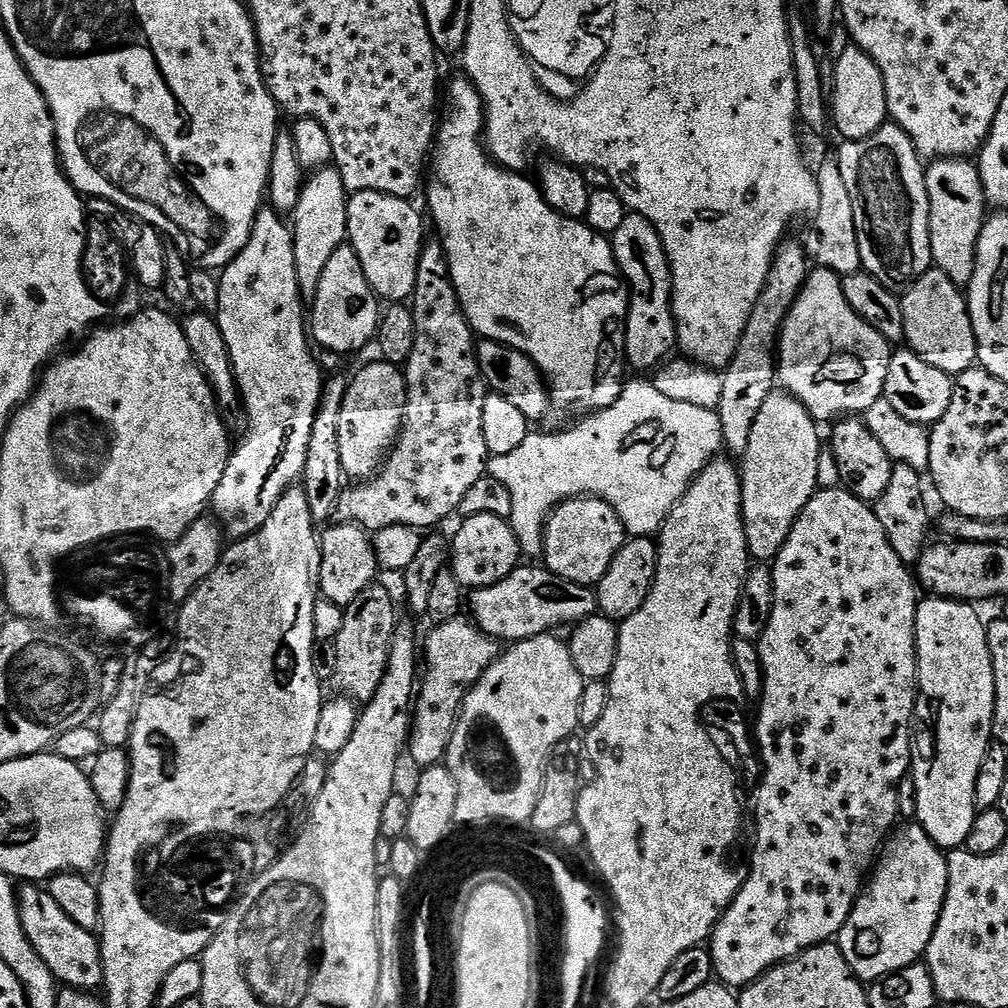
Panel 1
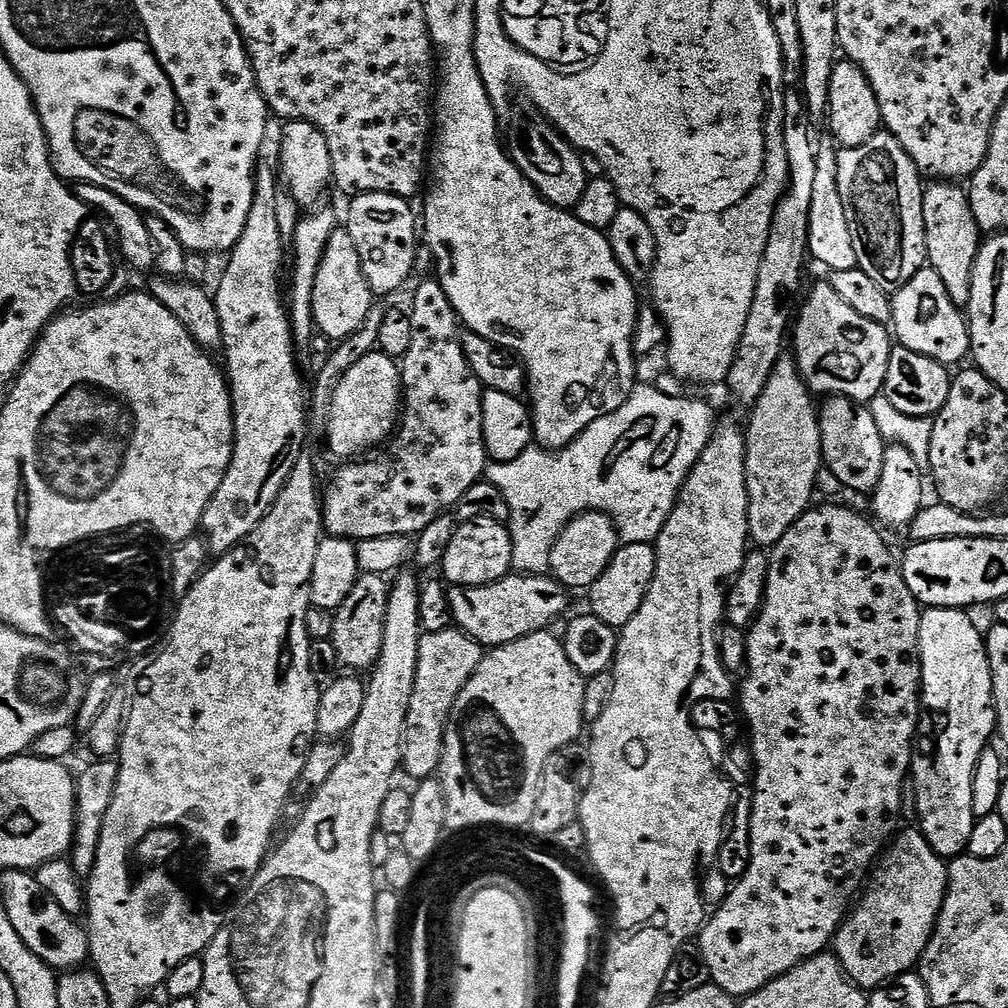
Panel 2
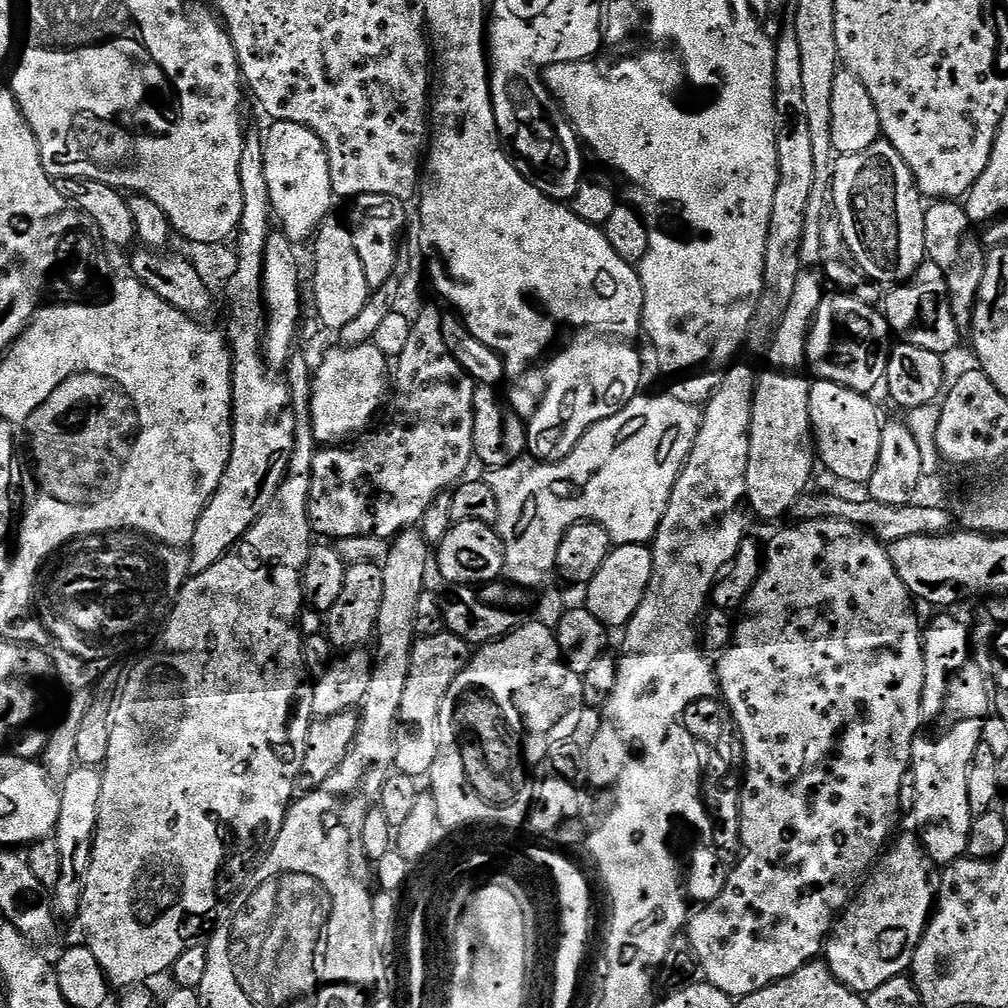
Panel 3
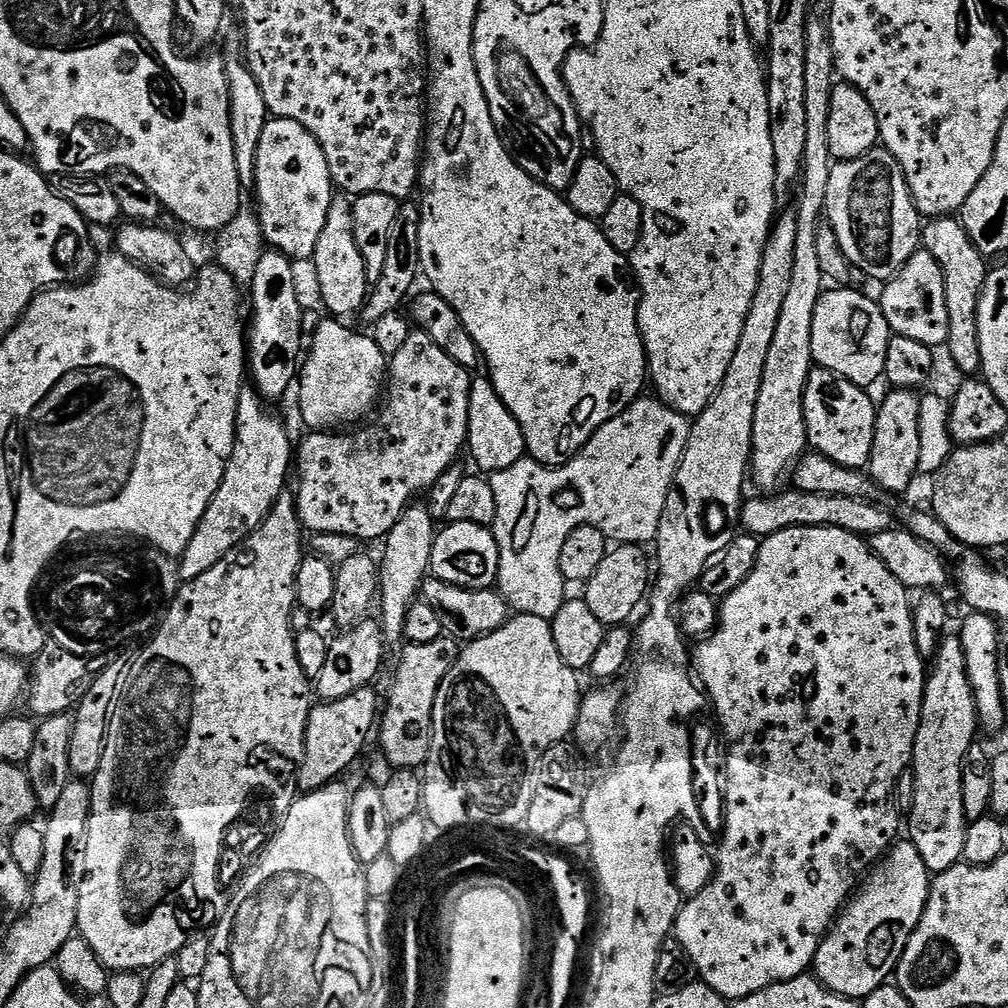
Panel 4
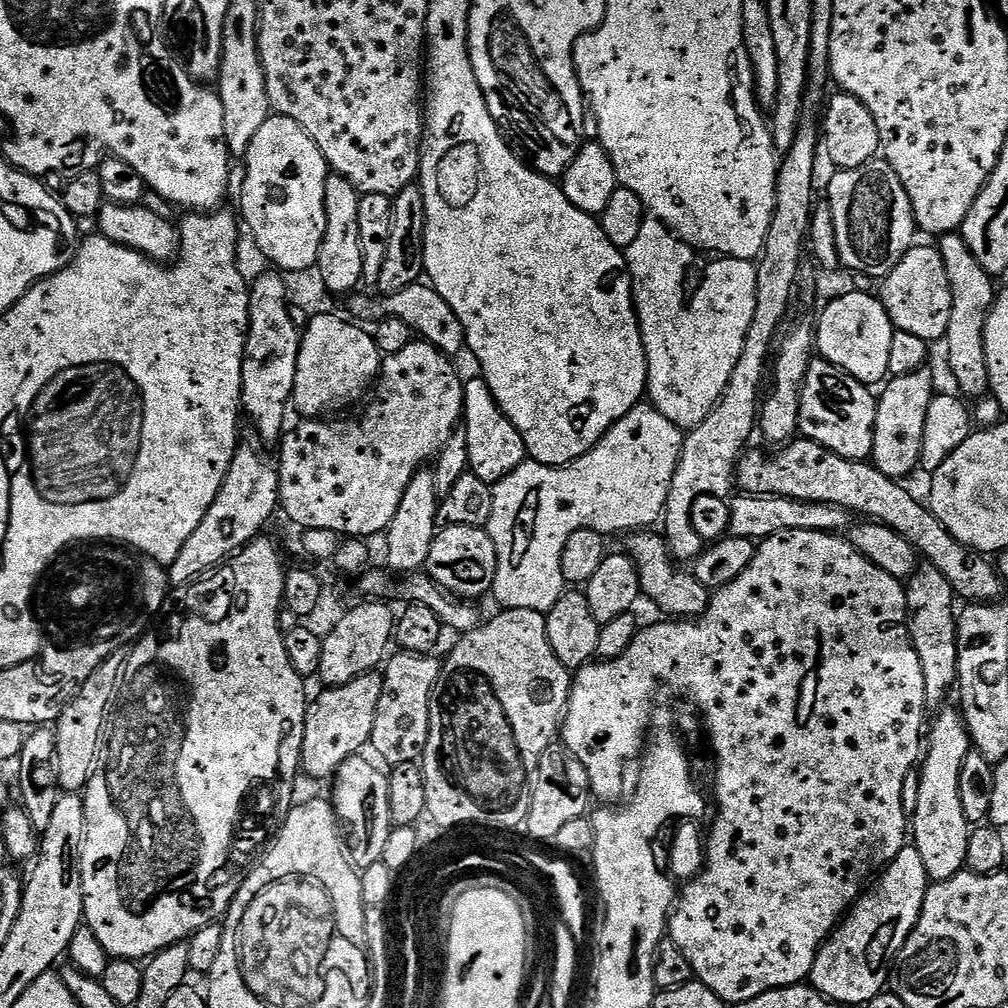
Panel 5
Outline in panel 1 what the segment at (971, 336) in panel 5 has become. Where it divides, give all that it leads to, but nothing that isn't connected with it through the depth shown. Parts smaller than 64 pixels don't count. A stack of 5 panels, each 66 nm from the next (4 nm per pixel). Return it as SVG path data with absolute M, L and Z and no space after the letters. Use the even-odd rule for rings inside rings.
M936 158L927 165L924 181L930 202L930 250L933 265L940 268L942 274L950 278L950 282L967 286L974 278L978 238L986 219L986 201L979 167L968 158Z

